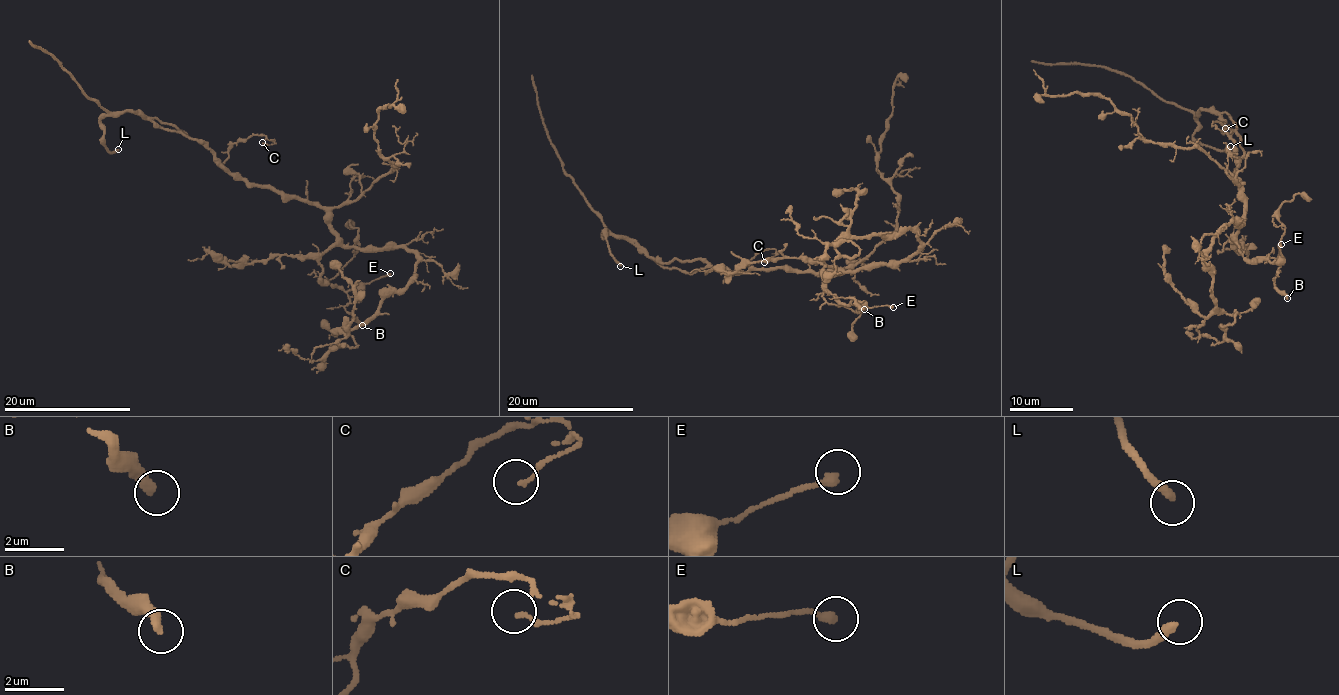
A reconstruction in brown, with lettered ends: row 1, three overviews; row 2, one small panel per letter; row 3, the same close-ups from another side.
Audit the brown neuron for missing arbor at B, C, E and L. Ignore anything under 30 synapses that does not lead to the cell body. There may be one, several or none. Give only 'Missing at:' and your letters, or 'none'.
Missing at: L

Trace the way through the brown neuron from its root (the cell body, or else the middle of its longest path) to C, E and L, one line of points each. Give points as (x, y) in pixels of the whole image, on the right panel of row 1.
C: (1239, 177), (1235, 174), (1243, 155), (1239, 137), (1213, 122), (1220, 131), (1225, 128)
E: (1239, 177), (1244, 197), (1244, 220), (1236, 235), (1239, 253), (1247, 259), (1268, 258), (1279, 265), (1281, 244)
L: (1239, 177), (1232, 139), (1235, 123), (1225, 113), (1201, 110), (1194, 137), (1219, 150), (1230, 146)

